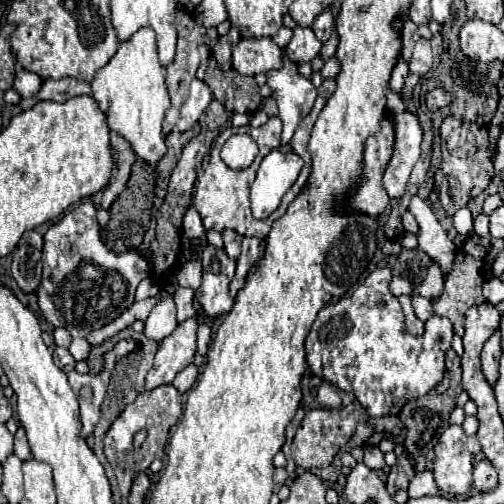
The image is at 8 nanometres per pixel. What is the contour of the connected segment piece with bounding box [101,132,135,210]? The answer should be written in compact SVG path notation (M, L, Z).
M111 132L111 152L113 152L113 160L115 160L115 172L113 172L111 182L107 184L103 200L101 200L103 210L109 210L113 200L125 188L125 182L129 178L131 166L135 162L135 154L133 154L129 142L125 138L121 138L119 134L115 134L115 132Z

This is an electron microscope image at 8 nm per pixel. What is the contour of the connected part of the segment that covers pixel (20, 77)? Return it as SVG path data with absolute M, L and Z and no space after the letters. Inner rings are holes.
M19 70L19 72L15 74L15 84L13 84L13 88L15 88L23 98L31 98L31 96L35 96L35 94L39 92L41 82L43 82L43 80L39 78L39 74L29 72L29 70Z

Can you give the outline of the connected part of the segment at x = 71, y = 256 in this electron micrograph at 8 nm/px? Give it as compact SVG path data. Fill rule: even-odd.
M83 200L65 212L43 236L47 244L43 242L43 278L37 288L39 308L49 324L69 330L73 338L69 352L75 360L85 360L89 356L89 332L119 318L133 304L139 282L151 276L147 258L137 250L113 254L103 246L95 214L97 206L91 200Z

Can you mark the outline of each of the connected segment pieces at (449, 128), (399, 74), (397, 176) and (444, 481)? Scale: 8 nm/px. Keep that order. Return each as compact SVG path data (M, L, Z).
M447 116L441 124L441 152L443 152L443 160L439 170L435 172L435 188L439 192L439 200L445 212L453 216L459 208L467 206L469 200L473 200L489 186L495 174L493 168L495 154L489 150L487 128L465 124L453 116Z
M399 56L399 58L397 58L397 64L395 64L393 72L391 72L389 86L391 86L395 92L401 92L401 86L403 86L403 82L405 82L407 74L409 74L409 70L407 70L407 62Z
M395 114L395 154L385 170L383 186L389 198L399 198L405 192L413 164L421 156L421 128L415 114Z
M449 426L435 444L433 476L441 492L459 496L473 486L473 454L465 446L467 436L461 426Z

